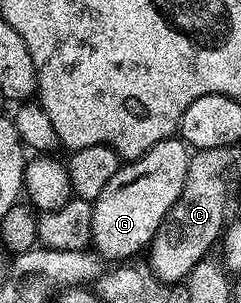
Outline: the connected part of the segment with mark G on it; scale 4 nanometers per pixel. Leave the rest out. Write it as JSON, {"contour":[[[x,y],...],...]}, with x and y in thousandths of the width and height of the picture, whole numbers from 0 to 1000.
{"contour":[[[718,449],[639,475],[622,502],[585,521],[519,531],[386,677],[390,739],[382,792],[394,835],[427,855],[548,858],[577,825],[610,828],[635,779],[676,739],[685,713],[722,686],[722,660],[755,647],[755,614],[772,607],[784,485]]]}

